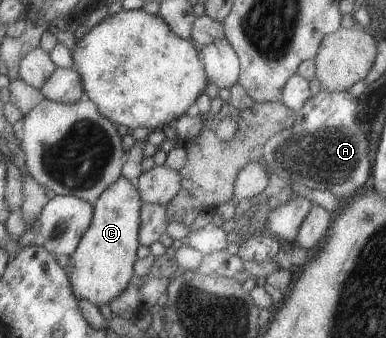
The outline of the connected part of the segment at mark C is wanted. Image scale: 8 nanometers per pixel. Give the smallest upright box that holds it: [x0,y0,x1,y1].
[63,175,141,308]

